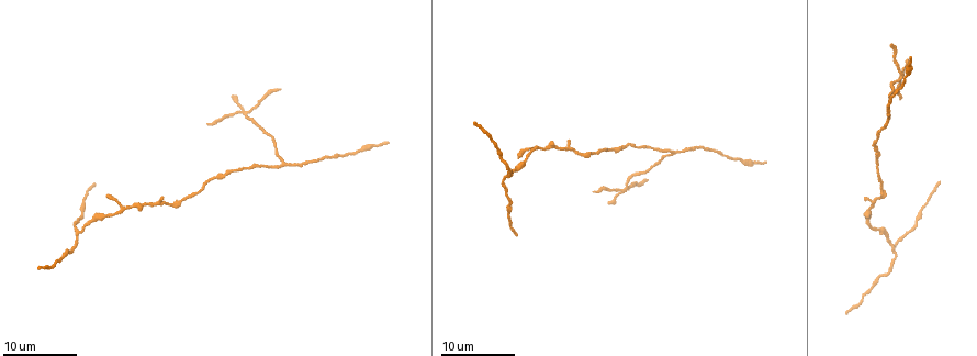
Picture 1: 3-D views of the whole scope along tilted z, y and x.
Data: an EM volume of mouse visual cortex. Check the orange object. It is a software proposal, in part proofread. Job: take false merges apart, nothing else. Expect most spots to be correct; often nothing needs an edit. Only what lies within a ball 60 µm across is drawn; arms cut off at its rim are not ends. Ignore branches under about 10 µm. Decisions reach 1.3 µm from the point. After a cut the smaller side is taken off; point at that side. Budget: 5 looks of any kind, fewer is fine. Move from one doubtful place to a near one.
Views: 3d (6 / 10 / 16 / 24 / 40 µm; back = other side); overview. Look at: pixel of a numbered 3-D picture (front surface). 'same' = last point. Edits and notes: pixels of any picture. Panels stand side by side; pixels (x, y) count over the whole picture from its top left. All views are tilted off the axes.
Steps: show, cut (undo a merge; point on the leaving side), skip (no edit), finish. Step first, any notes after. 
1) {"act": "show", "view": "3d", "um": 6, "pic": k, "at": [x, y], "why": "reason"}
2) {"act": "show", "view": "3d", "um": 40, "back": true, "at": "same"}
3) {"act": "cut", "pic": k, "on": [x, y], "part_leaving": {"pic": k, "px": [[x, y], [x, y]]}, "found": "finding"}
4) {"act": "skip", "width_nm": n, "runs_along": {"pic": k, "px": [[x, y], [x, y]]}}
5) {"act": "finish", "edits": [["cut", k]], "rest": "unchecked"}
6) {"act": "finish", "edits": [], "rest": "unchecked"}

{"act": "show", "view": "3d", "um": 16, "pic": 1, "at": [876, 137], "why": "thin neck"}

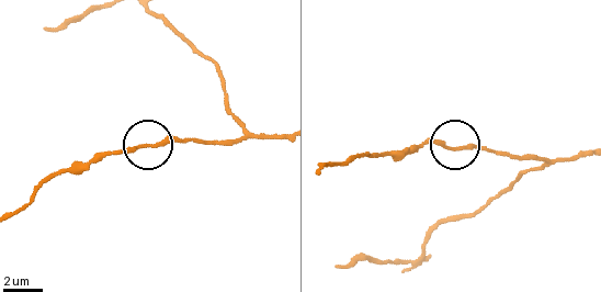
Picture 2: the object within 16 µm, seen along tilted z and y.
{"act": "show", "view": "3d", "um": 6, "pic": 2, "at": [453, 149], "why": "zoom in"}

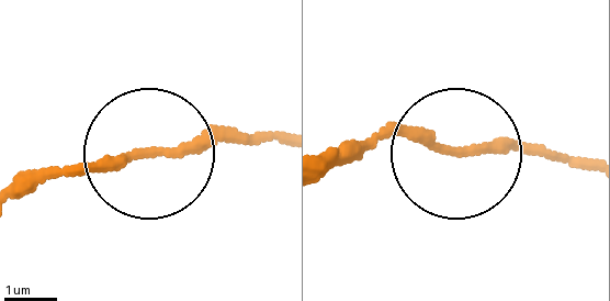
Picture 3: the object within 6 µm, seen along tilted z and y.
{"act": "show", "view": "3d", "um": 6, "back": true, "pic": 3, "at": [144, 153]}

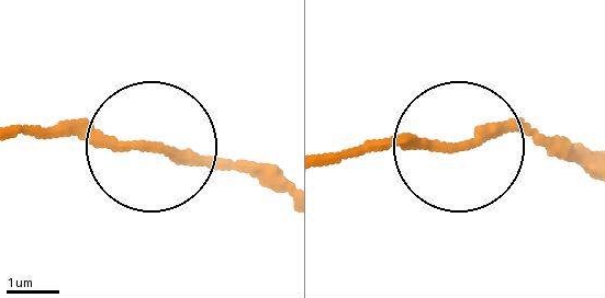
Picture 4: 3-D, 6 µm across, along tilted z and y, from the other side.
{"act": "skip", "runs_along": {"pic": 4, "px": [[287, 192], [139, 142], [23, 137]]}, "found": "one cell here"}

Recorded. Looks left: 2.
{"act": "show", "view": "3d", "um": 24, "pic": 1, "at": [673, 154], "why": "branch point"}

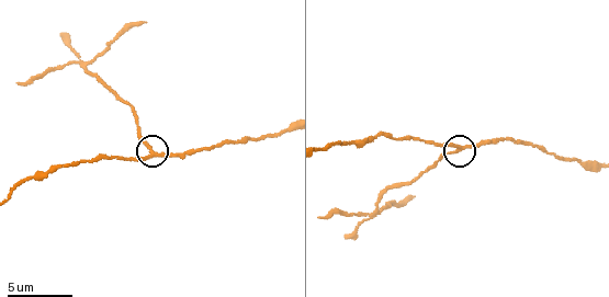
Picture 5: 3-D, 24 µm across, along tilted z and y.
{"act": "show", "view": "3d", "um": 6, "pic": 5, "at": [154, 152]}

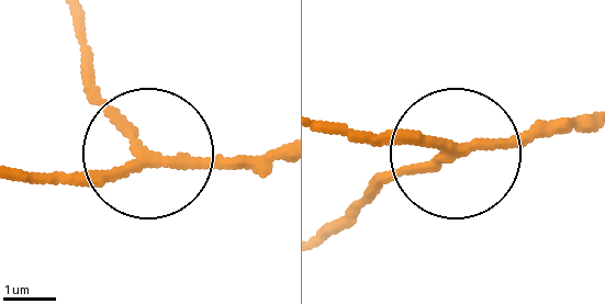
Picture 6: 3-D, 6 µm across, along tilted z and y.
{"act": "cut", "pic": 6, "on": [92, 94], "part_leaving": {"pic": 6, "px": [[143, 152], [92, 80], [85, 21]]}, "found": "a second cell is stuck on"}

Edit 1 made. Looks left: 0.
{"act": "finish", "edits": [["cut", 6]], "rest": "unchecked"}

